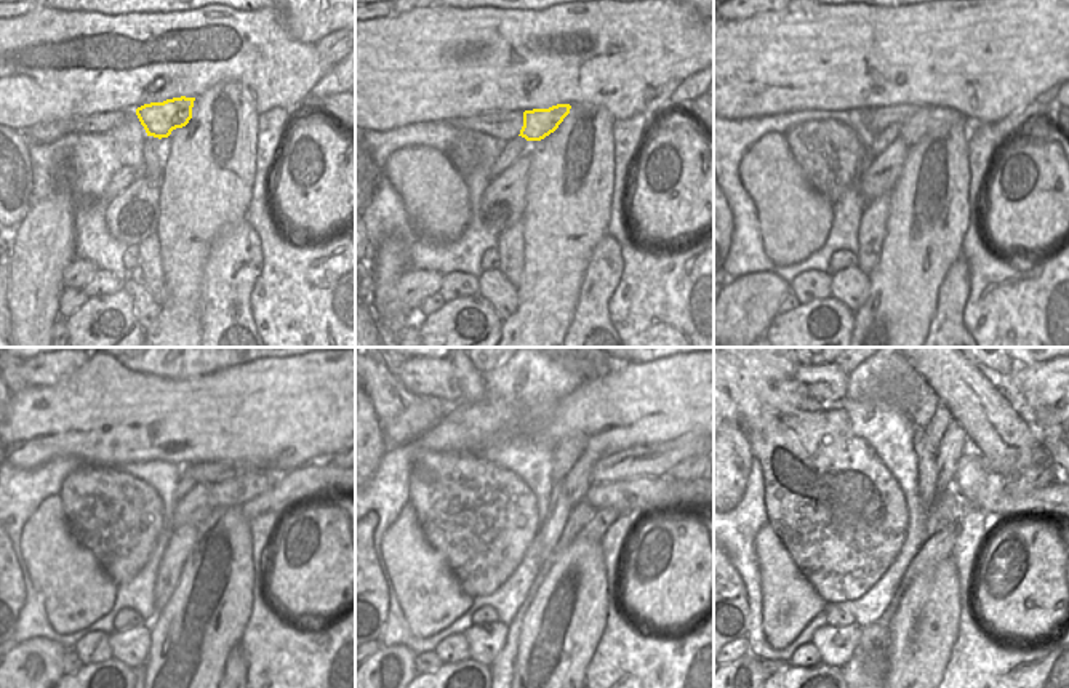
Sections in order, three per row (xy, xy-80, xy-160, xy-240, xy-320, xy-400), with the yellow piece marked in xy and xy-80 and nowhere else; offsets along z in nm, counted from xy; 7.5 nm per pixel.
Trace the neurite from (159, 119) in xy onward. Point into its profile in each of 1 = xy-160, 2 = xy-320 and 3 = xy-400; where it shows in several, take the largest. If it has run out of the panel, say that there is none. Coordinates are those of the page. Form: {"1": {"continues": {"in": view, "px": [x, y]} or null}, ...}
{"1": {"continues": {"in": "xy-160", "px": [925, 120]}}, "2": {"continues": {"in": "xy-320", "px": [600, 495]}}, "3": {"continues": {"in": "xy-400", "px": [1039, 501]}}}

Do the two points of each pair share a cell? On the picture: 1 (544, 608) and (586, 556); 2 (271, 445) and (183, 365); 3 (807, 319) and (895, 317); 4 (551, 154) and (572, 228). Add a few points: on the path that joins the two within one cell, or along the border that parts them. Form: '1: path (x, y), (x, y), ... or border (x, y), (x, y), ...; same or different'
1: path (551, 594), (562, 575), (572, 568); same
2: border (232, 367), (186, 378), (159, 376); different
3: border (855, 312), (852, 330); different
4: path (560, 172), (560, 192), (567, 199), (567, 210); same

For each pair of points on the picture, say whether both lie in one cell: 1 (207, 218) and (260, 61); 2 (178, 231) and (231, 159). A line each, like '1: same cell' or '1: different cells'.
1: different cells
2: same cell

